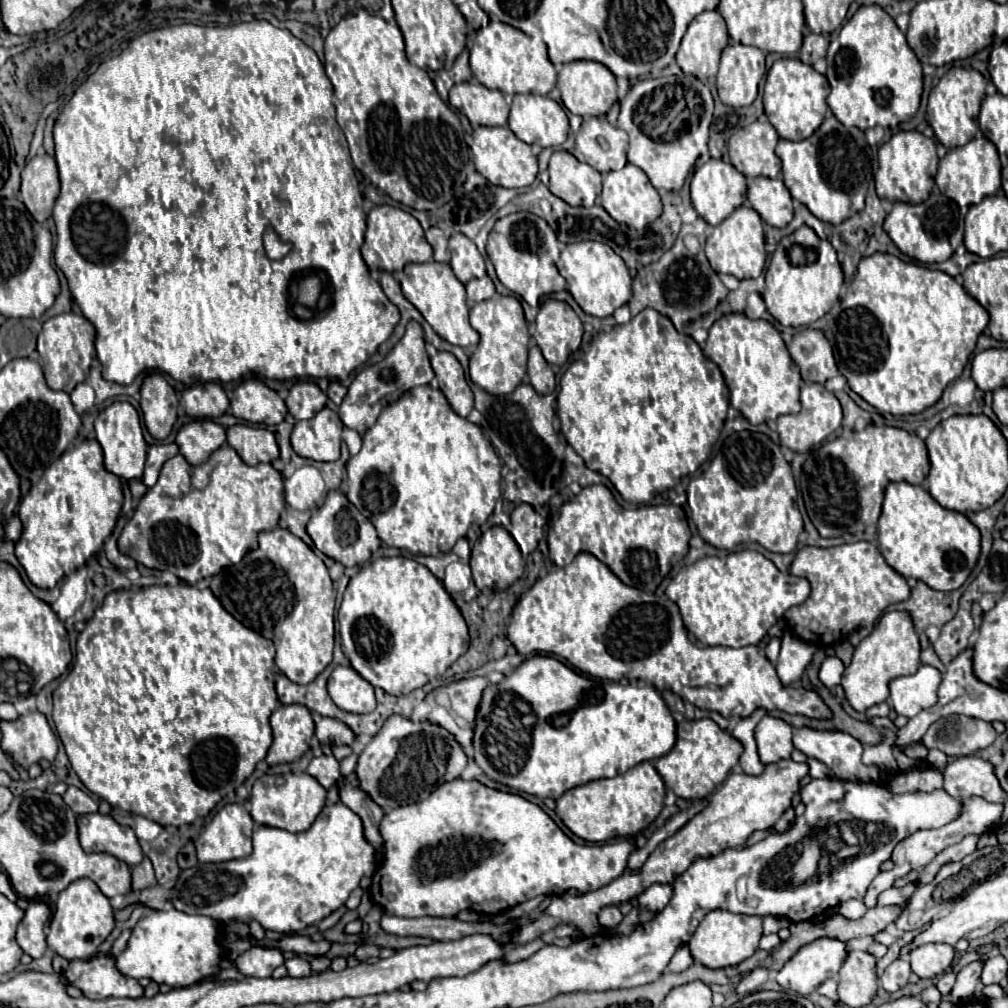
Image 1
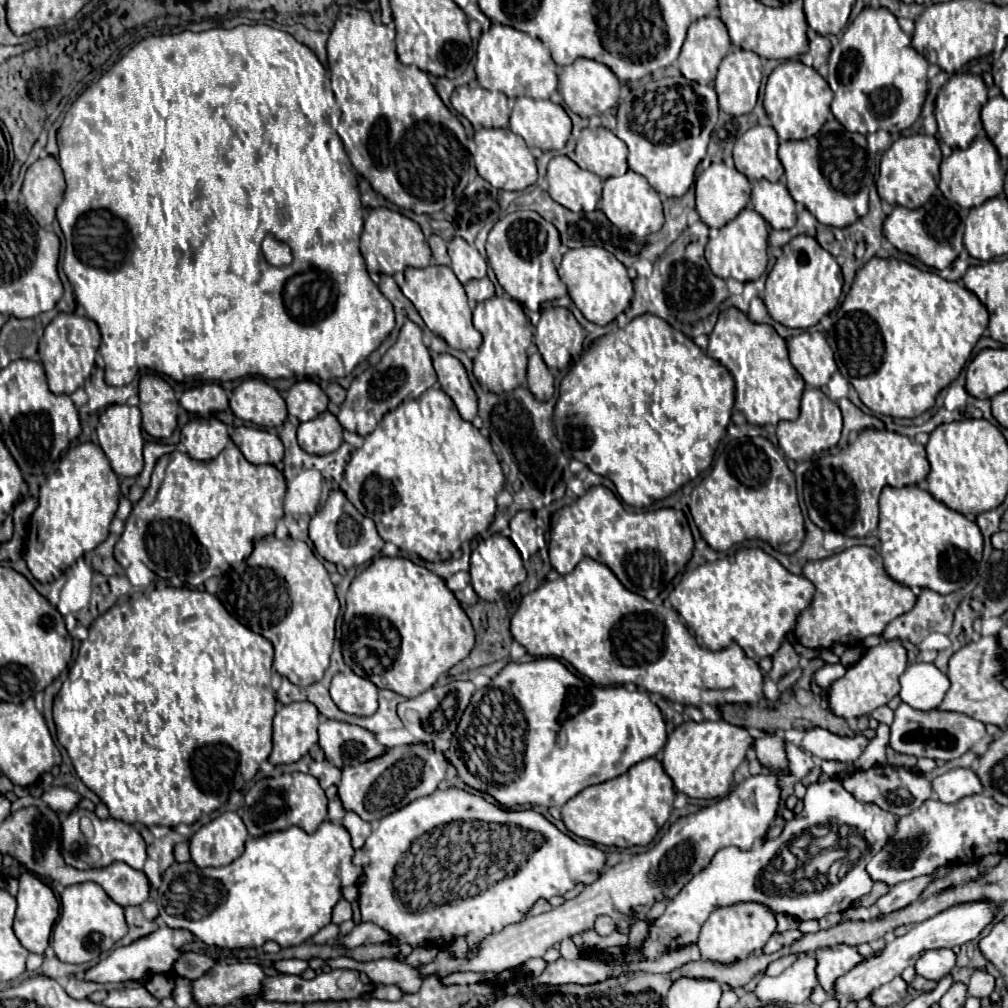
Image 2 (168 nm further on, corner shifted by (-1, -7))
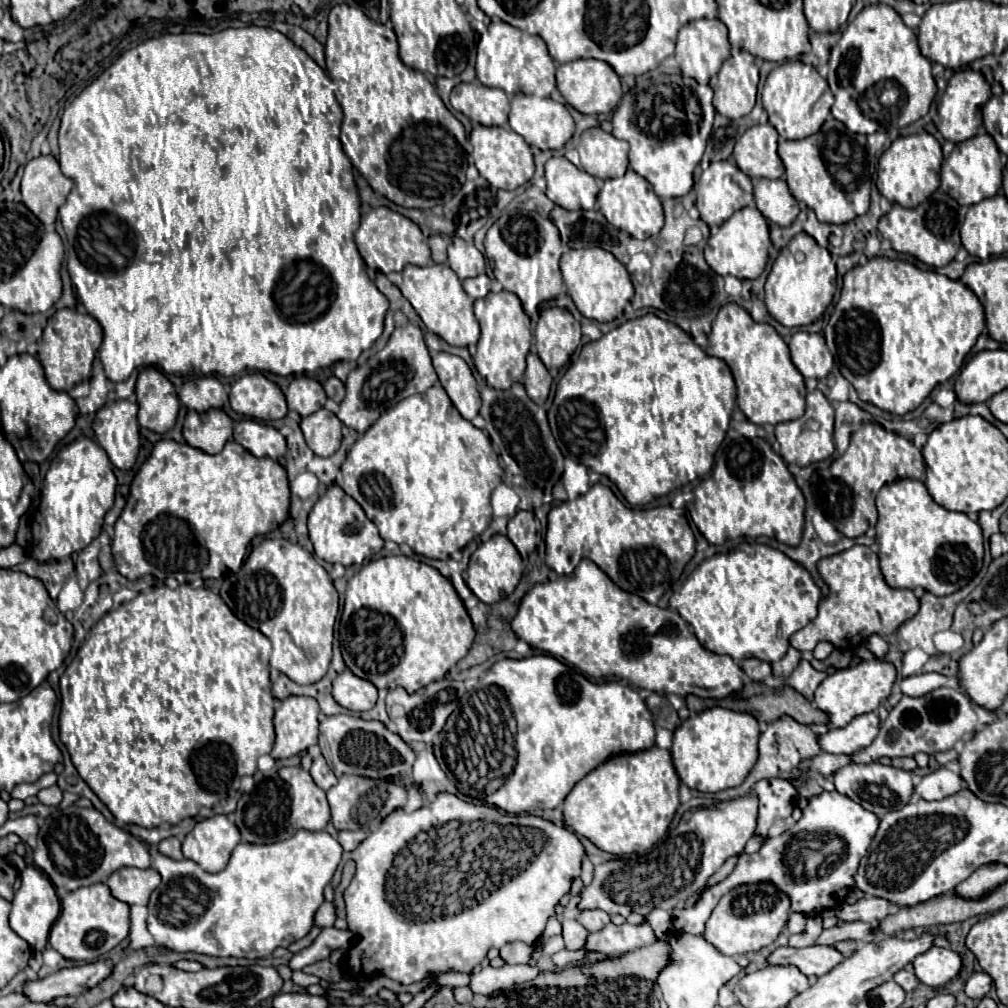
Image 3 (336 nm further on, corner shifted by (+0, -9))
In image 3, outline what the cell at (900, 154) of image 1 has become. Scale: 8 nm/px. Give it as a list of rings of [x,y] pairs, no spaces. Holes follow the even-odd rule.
[[[927,132],[897,138],[879,158],[877,188],[889,200],[905,208],[915,208],[939,188],[939,168],[943,162],[941,144]]]

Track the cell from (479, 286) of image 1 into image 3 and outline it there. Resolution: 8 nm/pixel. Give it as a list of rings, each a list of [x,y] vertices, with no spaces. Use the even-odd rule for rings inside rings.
[[[485,274],[483,276],[475,276],[475,278],[467,278],[467,280],[463,280],[463,290],[473,300],[485,298],[491,292],[491,280]]]

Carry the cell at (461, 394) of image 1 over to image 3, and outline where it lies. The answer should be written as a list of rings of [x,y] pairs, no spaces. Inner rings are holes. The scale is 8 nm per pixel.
[[[439,352],[433,356],[433,366],[453,406],[465,420],[473,420],[479,412],[481,398],[475,386],[475,378],[465,360],[447,352]]]

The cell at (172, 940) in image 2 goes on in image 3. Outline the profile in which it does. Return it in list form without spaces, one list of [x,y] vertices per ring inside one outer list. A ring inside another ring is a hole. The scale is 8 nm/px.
[[[105,958],[105,960],[97,960],[91,964],[83,964],[83,966],[63,968],[43,980],[25,984],[23,992],[33,1002],[49,1002],[53,998],[67,996],[67,994],[77,996],[95,988],[105,978],[109,978],[113,974],[113,966],[115,962],[111,958]]]

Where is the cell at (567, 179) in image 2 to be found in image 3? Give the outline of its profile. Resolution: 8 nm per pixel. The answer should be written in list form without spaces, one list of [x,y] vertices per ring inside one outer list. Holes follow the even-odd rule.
[[[551,158],[545,164],[547,198],[567,210],[595,208],[599,182],[591,174],[579,170],[567,158]]]

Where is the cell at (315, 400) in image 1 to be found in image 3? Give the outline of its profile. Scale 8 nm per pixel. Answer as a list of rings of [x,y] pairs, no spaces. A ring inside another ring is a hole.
[[[307,376],[295,378],[289,384],[285,398],[287,398],[289,410],[299,412],[299,416],[303,416],[303,418],[317,412],[319,408],[323,408],[325,400],[327,400],[321,384],[313,378],[307,378]]]

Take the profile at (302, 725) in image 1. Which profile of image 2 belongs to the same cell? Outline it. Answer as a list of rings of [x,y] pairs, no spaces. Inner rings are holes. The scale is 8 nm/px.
[[[292,702],[274,716],[272,764],[292,764],[300,760],[318,742],[320,714],[312,702]]]

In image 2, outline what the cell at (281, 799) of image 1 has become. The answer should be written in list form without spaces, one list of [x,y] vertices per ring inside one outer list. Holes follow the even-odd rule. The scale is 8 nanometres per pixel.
[[[290,772],[278,778],[262,778],[244,796],[242,820],[250,836],[254,838],[276,830],[286,830],[290,828],[290,824],[300,826],[304,832],[312,834],[326,820],[326,816],[328,816],[328,798],[312,774]]]

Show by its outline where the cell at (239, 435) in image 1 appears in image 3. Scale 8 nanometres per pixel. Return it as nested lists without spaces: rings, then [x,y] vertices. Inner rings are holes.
[[[257,420],[235,422],[235,442],[257,458],[267,456],[281,460],[285,456],[285,438],[279,434],[279,430]]]

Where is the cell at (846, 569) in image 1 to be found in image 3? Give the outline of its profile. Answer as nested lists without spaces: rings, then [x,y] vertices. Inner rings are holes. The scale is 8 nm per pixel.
[[[853,546],[835,556],[821,558],[817,570],[827,582],[829,594],[821,598],[817,618],[791,636],[789,644],[799,652],[813,652],[817,642],[823,640],[831,642],[835,648],[849,650],[863,644],[873,634],[889,636],[919,610],[919,600],[911,590],[891,588],[885,582],[879,570],[879,558],[869,546]]]

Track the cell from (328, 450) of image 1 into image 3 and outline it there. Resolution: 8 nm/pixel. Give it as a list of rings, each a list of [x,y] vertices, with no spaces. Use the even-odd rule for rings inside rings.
[[[325,408],[301,420],[301,432],[307,446],[319,456],[331,456],[339,448],[341,426],[341,420]]]

